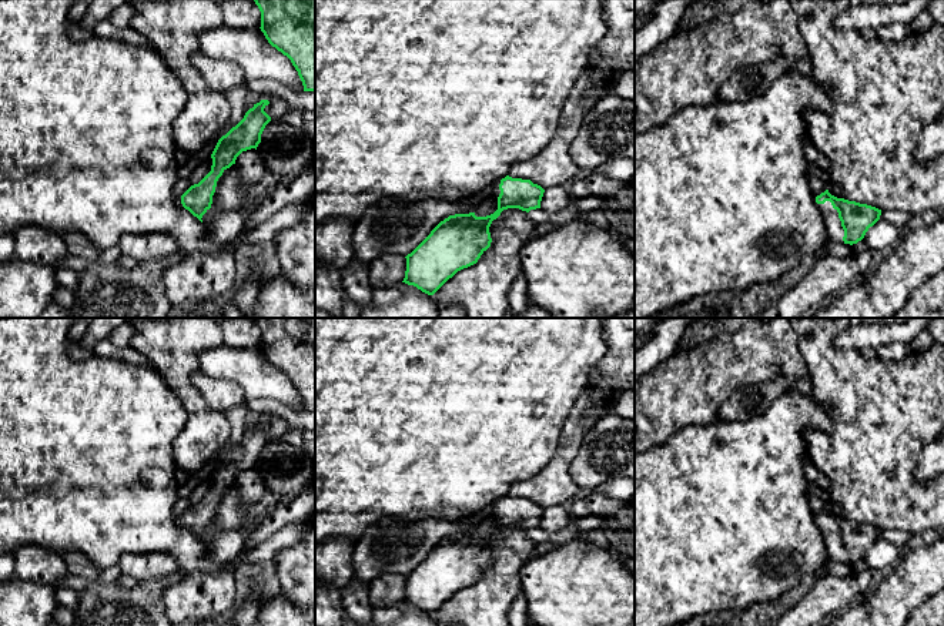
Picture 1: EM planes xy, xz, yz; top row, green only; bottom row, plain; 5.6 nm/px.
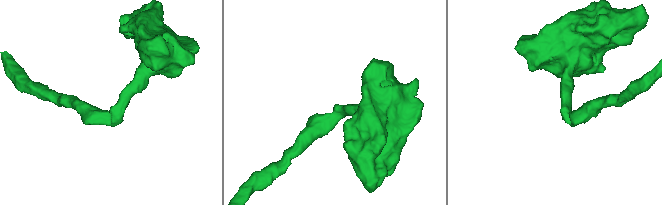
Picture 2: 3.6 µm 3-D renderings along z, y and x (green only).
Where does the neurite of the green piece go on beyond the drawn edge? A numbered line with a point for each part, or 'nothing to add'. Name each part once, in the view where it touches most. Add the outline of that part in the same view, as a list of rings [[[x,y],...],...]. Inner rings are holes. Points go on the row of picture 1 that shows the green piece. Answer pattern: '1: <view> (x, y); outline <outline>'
1: yz (834, 231); outline [[[826,201],[824,204],[817,204],[824,221],[826,221],[826,227],[827,227],[827,235],[826,235],[826,241],[834,241],[834,242],[844,242],[843,237],[844,237],[844,230],[841,227],[841,221],[838,218],[838,212],[837,210],[833,208],[830,201]]]

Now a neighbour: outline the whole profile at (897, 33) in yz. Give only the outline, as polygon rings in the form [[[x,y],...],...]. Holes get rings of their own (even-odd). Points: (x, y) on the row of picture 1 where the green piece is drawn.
[[[894,24],[890,27],[881,27],[877,30],[877,39],[881,41],[901,43],[913,36],[910,24]]]

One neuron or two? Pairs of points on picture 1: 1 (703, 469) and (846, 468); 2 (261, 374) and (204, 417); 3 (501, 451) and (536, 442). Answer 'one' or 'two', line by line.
1: two
2: two
3: one

